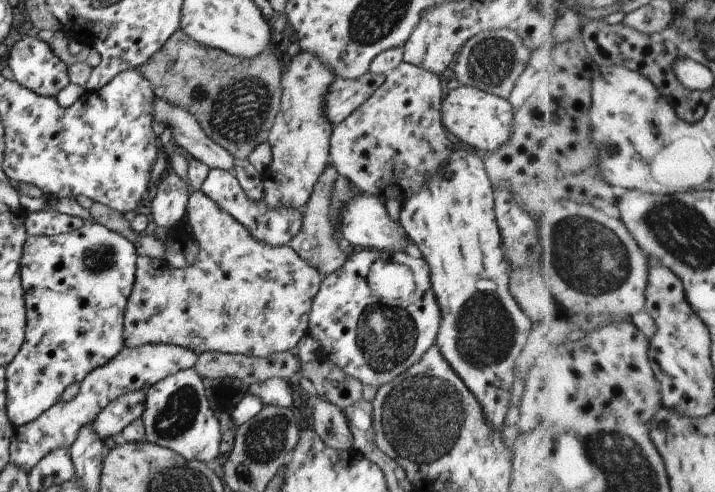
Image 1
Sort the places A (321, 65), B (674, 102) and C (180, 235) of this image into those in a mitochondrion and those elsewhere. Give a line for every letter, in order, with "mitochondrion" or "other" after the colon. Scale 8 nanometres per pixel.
A: other
B: other
C: other

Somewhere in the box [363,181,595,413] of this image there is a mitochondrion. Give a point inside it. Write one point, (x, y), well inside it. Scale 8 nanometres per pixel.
(484, 333)

